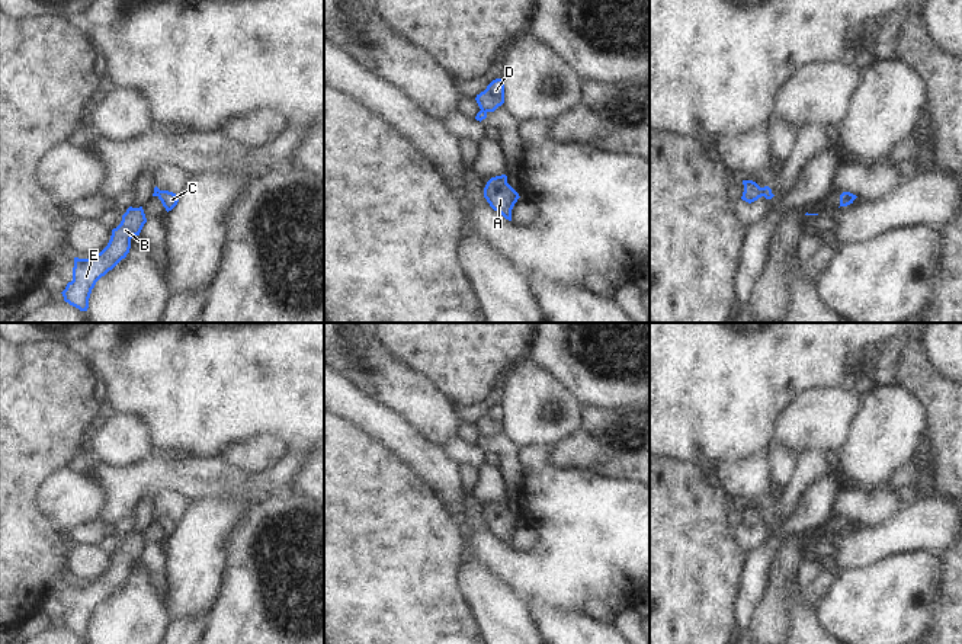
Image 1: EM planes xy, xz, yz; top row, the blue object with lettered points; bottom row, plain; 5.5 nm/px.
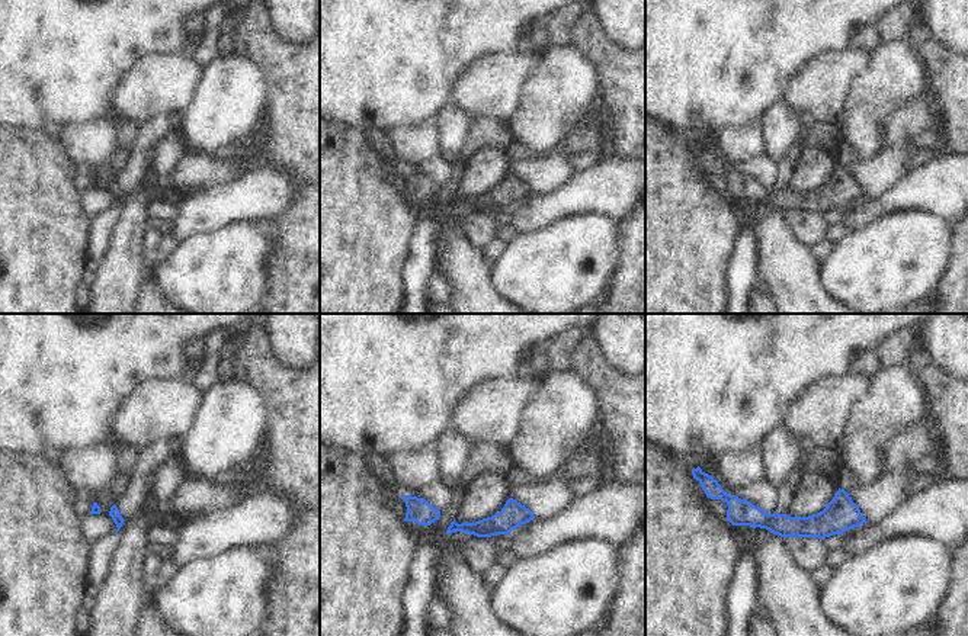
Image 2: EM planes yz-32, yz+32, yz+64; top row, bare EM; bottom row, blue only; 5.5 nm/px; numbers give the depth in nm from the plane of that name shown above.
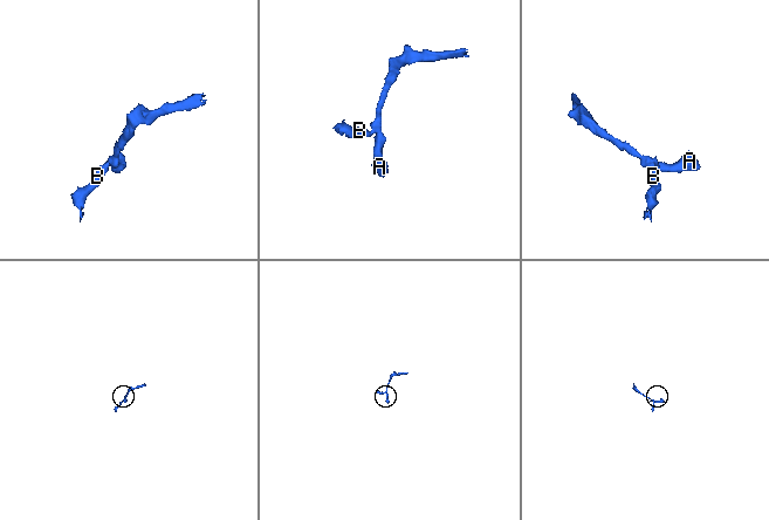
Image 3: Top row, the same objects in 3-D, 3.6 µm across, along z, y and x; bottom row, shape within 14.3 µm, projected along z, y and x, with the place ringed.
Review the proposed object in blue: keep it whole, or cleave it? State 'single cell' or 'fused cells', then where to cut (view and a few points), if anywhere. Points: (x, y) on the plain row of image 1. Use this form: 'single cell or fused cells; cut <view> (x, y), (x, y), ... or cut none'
fused cells; cut yz (760, 513), (763, 521)

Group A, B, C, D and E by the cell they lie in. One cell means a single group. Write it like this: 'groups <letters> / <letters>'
groups A C D / B E

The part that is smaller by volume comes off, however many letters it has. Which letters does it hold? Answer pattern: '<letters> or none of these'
B, E

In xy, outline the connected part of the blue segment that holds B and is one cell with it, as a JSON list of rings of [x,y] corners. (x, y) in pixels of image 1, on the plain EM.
[[[129,532],[122,541],[121,550],[112,555],[110,565],[100,579],[89,584],[74,583],[73,606],[61,618],[64,627],[80,637],[87,637],[89,624],[96,608],[126,583],[131,564],[140,561],[145,548],[142,532]]]

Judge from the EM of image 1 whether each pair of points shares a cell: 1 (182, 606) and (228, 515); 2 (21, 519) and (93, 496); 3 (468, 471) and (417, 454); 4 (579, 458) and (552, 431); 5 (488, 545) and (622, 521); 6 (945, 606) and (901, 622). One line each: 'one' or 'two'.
1: one
2: two
3: two
4: two
5: one
6: two

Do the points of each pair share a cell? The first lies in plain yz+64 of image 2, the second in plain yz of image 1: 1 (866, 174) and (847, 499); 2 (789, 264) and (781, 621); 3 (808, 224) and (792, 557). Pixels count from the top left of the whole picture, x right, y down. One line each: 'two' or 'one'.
1: one
2: two
3: two

